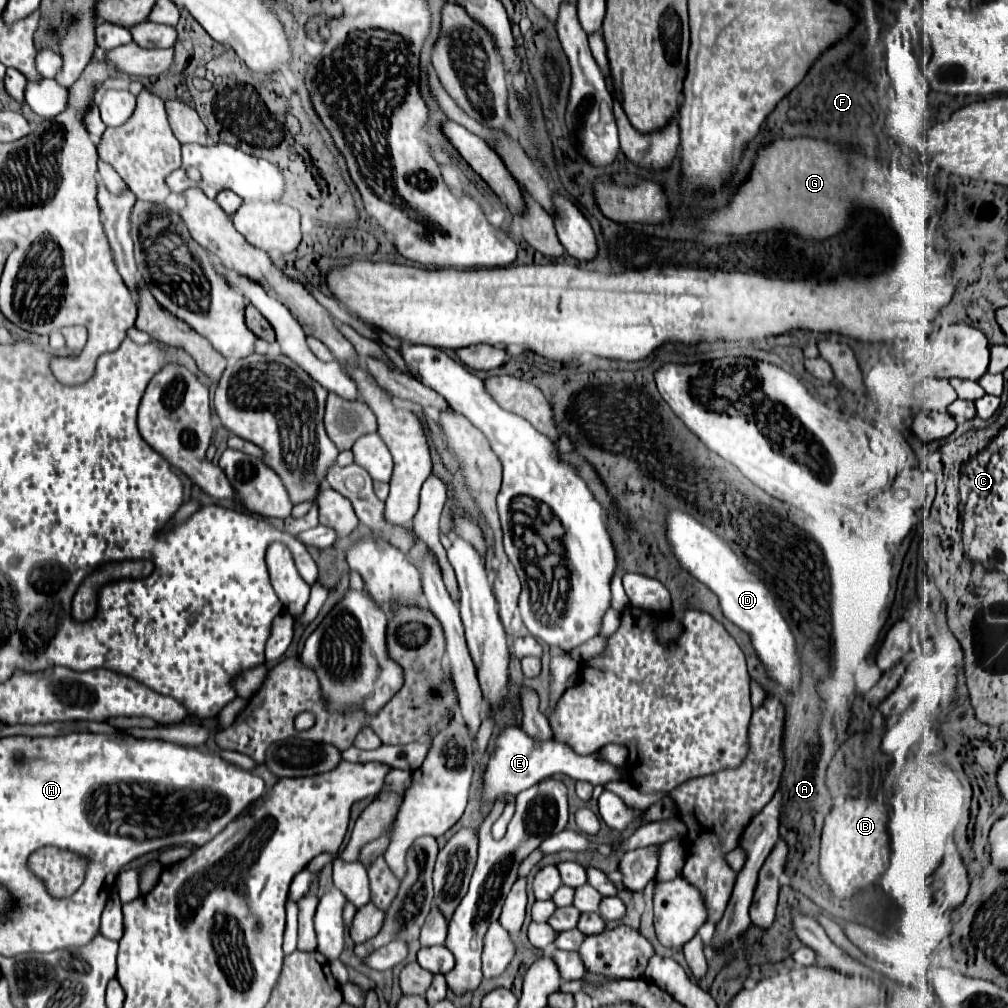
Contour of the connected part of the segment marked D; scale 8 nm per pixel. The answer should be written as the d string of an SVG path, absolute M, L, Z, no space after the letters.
M670 511L666 519L666 535L682 567L718 595L724 617L750 633L752 645L766 665L768 675L784 685L784 689L794 691L800 681L800 659L796 651L796 641L766 585L738 561L736 553L718 535L714 535L694 517L682 511Z

